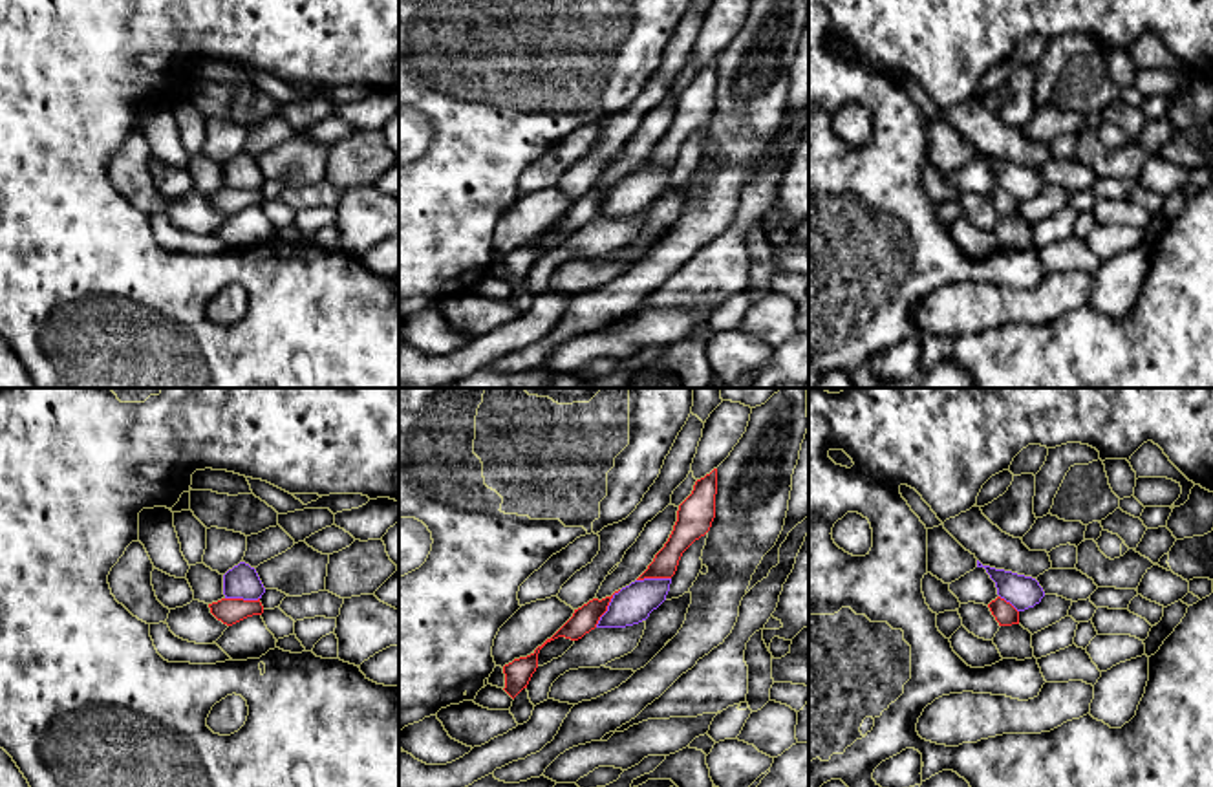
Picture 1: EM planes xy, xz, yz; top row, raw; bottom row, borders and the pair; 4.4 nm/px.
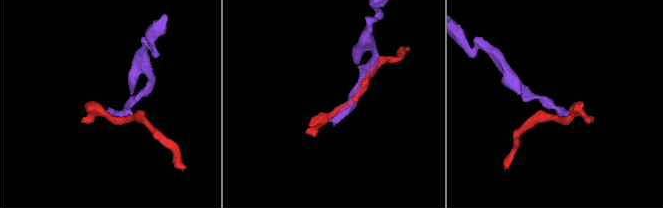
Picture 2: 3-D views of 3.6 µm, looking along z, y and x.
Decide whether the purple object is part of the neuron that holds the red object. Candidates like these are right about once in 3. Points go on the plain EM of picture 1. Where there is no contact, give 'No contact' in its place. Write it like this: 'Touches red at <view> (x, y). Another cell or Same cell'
Touches red at xz (606, 198). Another cell

